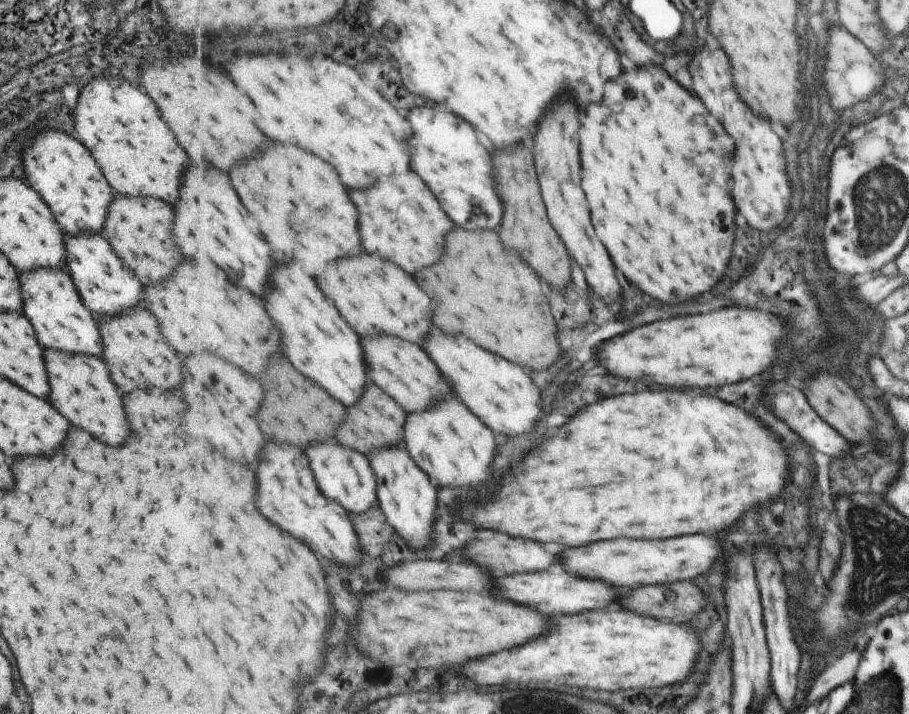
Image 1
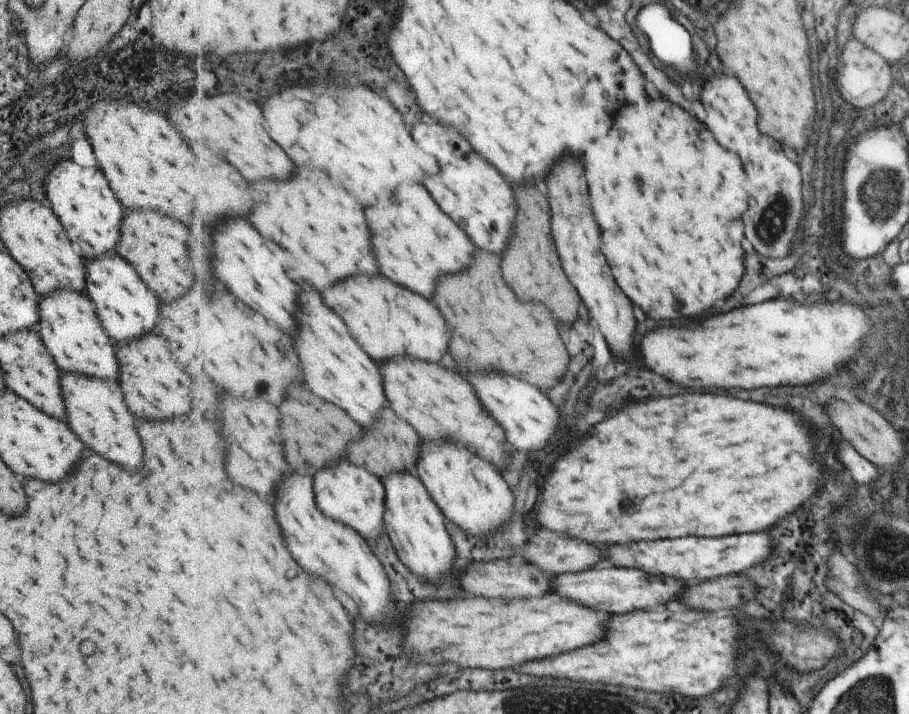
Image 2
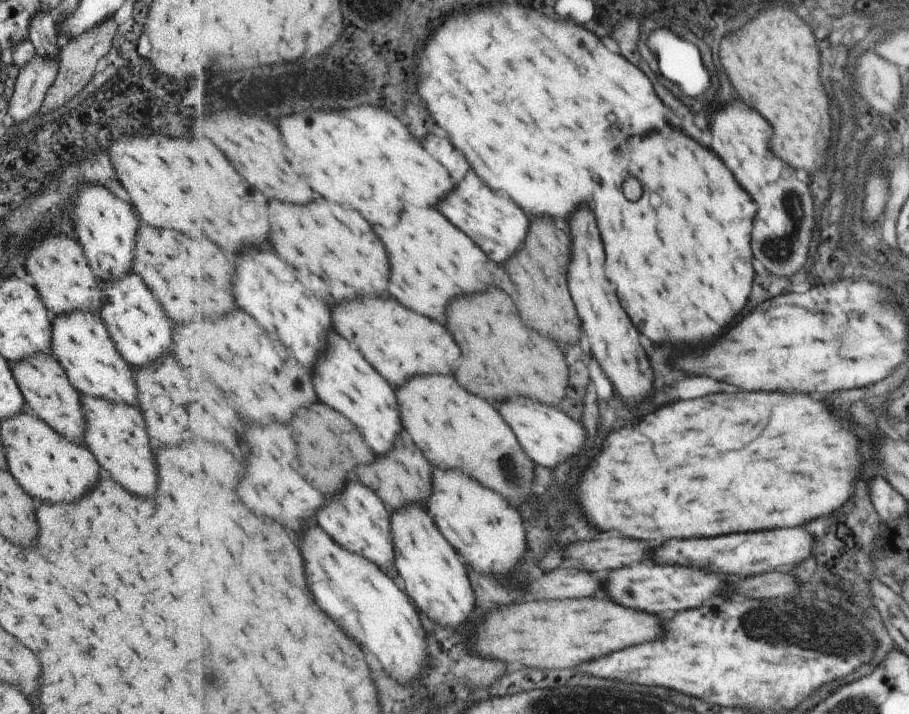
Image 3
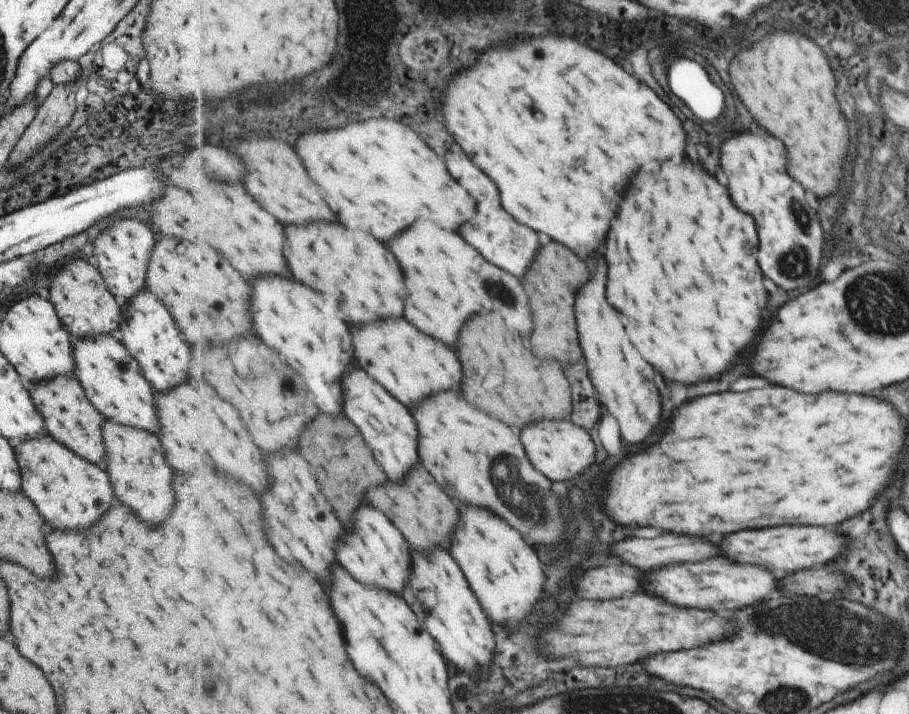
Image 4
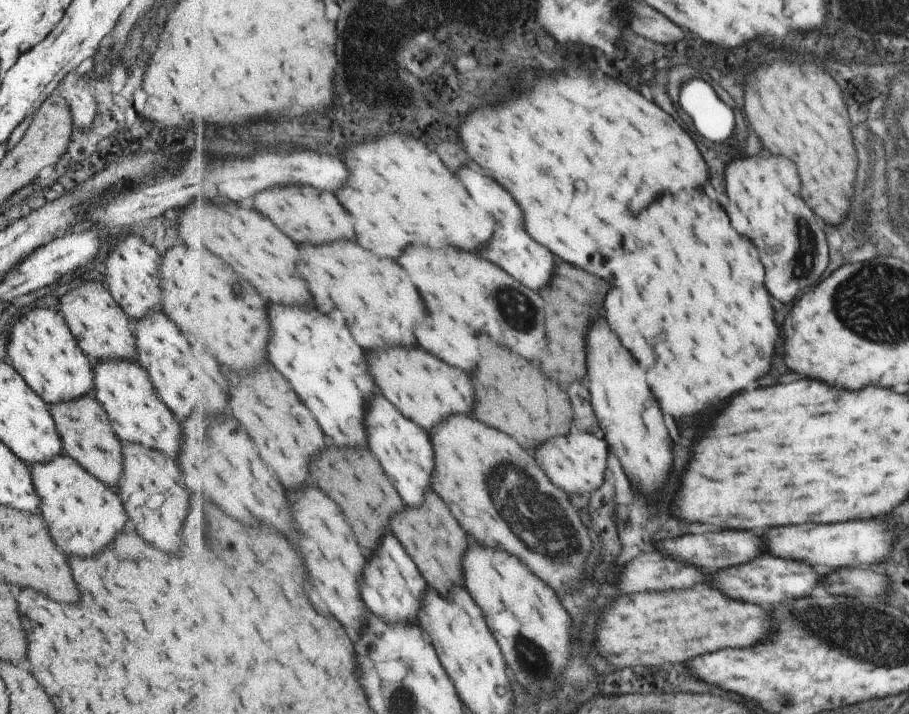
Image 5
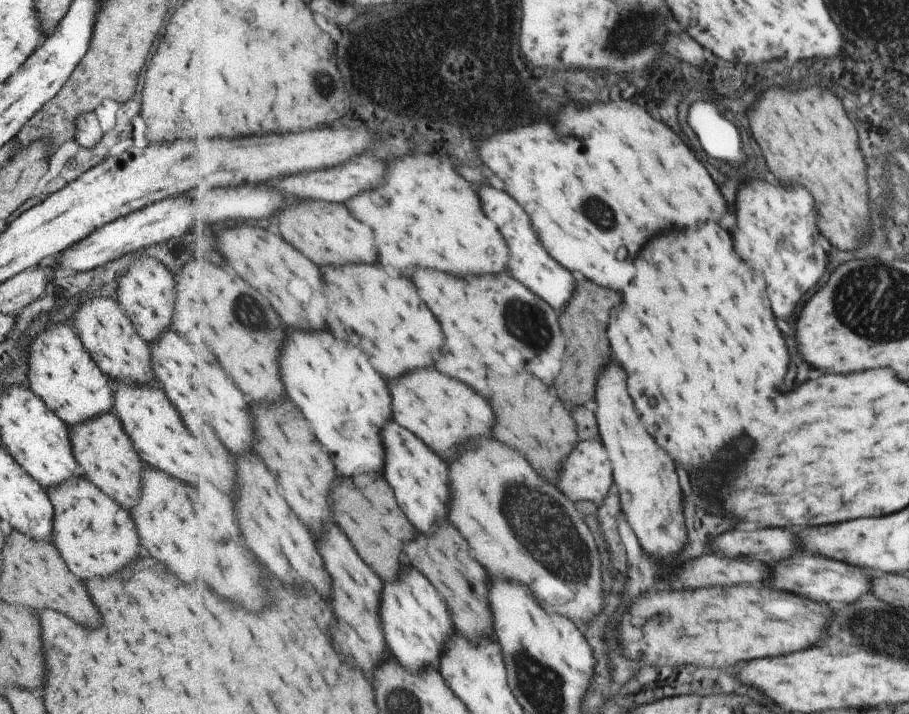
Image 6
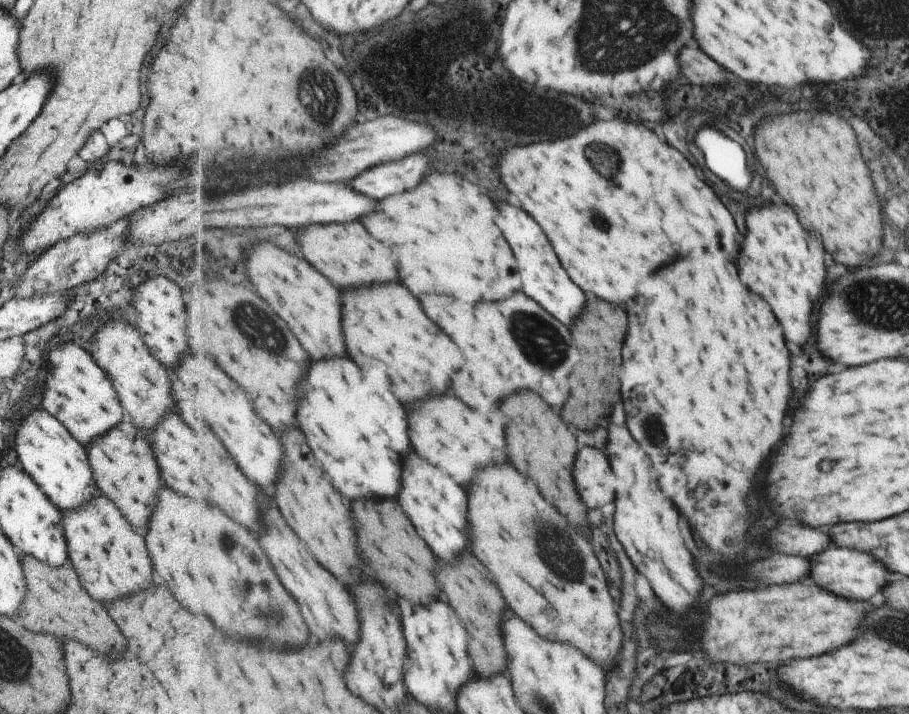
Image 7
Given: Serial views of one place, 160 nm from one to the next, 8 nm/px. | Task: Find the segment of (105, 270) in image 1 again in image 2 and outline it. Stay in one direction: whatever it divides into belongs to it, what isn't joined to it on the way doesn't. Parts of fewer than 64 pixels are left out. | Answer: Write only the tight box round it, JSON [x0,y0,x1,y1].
[83,254,155,342]

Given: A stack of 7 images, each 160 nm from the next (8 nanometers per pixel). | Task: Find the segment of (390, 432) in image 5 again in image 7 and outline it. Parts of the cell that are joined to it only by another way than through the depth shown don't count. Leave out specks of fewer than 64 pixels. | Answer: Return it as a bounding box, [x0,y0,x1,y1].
[399,452,469,560]

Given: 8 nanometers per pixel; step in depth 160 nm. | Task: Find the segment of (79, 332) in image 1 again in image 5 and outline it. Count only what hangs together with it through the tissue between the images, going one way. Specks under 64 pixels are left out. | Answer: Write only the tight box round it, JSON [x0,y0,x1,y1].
[91,359,181,456]

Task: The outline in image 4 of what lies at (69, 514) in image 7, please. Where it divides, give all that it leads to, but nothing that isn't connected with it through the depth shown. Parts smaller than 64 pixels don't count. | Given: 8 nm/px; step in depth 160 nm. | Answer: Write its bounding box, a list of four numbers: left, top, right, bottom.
[10,433,113,528]

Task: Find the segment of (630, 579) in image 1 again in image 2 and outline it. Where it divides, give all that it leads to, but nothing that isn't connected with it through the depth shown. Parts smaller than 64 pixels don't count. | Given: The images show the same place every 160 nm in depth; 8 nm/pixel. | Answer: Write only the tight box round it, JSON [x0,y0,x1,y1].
[605,532,776,584]

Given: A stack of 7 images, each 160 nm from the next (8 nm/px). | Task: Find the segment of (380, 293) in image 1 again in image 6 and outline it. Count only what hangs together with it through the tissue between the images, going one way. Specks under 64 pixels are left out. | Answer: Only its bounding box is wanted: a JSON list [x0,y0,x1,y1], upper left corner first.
[389,366,495,458]

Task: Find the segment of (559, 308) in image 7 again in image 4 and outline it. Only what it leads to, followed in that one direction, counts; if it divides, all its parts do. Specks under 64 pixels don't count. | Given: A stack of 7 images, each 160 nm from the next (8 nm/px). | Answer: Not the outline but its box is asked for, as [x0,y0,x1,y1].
[447,152,541,278]

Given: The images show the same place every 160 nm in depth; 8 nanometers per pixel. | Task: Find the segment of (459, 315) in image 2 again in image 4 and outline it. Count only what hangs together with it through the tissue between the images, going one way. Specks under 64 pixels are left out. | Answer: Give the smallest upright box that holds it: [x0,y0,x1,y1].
[459,312,572,428]

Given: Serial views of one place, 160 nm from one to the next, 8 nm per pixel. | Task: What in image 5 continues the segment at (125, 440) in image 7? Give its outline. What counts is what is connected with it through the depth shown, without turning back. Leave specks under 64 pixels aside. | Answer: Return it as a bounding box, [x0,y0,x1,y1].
[48,394,121,486]

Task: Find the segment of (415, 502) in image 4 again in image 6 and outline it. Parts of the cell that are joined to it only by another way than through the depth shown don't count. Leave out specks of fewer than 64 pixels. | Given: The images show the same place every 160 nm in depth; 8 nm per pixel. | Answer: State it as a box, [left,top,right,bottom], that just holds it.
[407,520,493,640]

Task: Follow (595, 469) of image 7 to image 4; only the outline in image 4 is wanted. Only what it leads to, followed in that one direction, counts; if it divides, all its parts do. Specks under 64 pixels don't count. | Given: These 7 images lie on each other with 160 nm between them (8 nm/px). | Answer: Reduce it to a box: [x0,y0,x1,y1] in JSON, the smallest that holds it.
[523,419,597,483]

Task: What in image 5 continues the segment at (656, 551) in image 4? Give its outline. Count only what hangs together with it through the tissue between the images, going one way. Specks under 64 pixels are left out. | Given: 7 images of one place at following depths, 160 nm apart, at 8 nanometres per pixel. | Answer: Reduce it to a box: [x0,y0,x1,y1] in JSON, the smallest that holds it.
[659,530,766,572]

